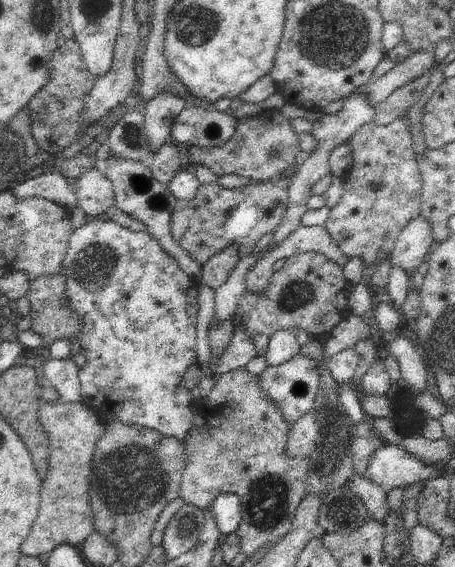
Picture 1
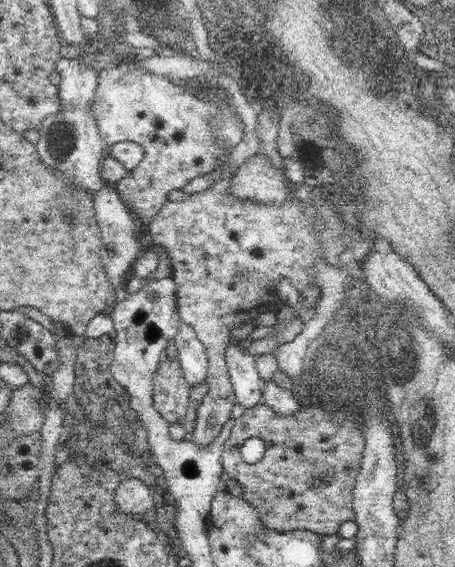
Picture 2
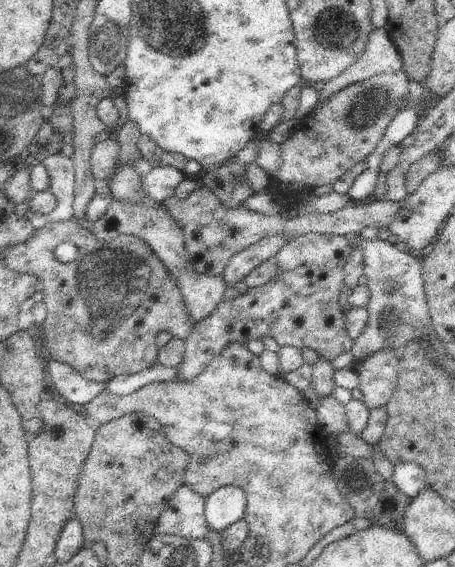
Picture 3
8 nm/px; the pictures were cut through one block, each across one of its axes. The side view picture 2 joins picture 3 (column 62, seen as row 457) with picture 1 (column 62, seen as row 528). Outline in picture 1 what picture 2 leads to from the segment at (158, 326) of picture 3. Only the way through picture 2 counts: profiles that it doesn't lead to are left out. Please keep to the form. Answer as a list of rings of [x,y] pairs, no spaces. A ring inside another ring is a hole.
[[[63,268],[55,275],[44,275],[33,280],[25,292],[25,297],[31,302],[30,317],[33,320],[31,330],[35,333],[41,334],[44,339],[46,348],[54,342],[54,340],[77,338],[80,330],[79,320],[77,314],[67,307],[65,300],[66,277]]]

